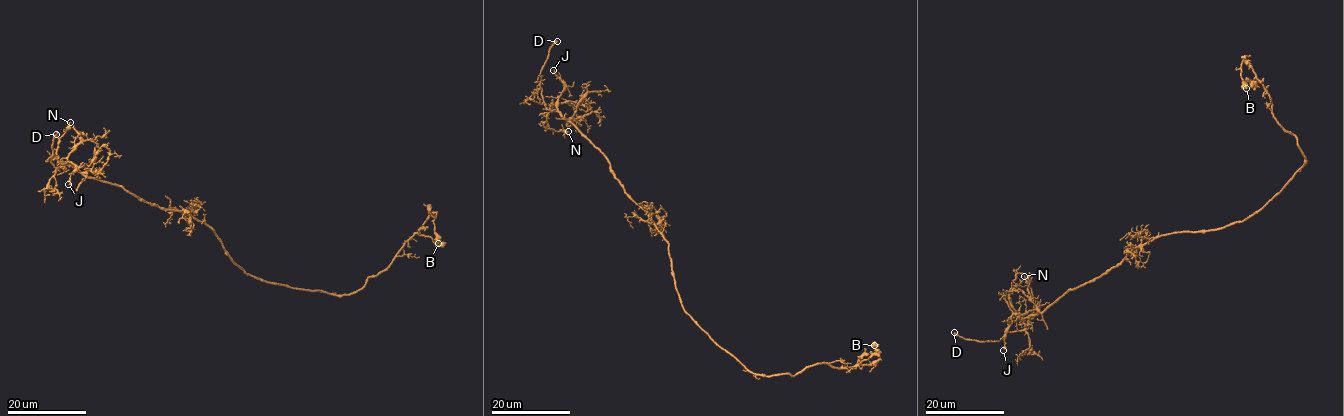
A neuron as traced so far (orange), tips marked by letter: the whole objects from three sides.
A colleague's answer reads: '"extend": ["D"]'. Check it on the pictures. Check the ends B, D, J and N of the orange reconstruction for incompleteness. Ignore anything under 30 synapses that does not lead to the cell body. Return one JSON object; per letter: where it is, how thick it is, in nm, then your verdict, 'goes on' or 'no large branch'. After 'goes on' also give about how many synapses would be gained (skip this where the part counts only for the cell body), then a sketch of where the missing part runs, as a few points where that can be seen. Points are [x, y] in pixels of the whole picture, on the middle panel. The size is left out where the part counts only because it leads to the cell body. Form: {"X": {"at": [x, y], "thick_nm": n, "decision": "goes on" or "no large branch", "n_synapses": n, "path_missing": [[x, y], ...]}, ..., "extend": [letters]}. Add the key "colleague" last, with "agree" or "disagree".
{"B": {"at": [874, 345], "thick_nm": 550, "decision": "no large branch"}, "D": {"at": [557, 41], "thick_nm": 360, "decision": "goes on"}, "J": {"at": [553, 70], "thick_nm": 200, "decision": "no large branch"}, "N": {"at": [568, 131], "thick_nm": 140, "decision": "no large branch"}, "extend": ["D"], "colleague": "agree"}

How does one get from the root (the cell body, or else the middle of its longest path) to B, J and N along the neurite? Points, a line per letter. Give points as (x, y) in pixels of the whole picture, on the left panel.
B: (226, 250), (245, 273), (263, 282), (341, 295), (355, 293), (369, 277), (385, 271), (434, 213), (438, 243)
J: (226, 250), (213, 229), (184, 211), (145, 201), (123, 187), (86, 176), (68, 161), (76, 168), (68, 184)
N: (226, 250), (213, 229), (184, 211), (145, 201), (123, 187), (59, 162), (56, 149), (70, 122)

